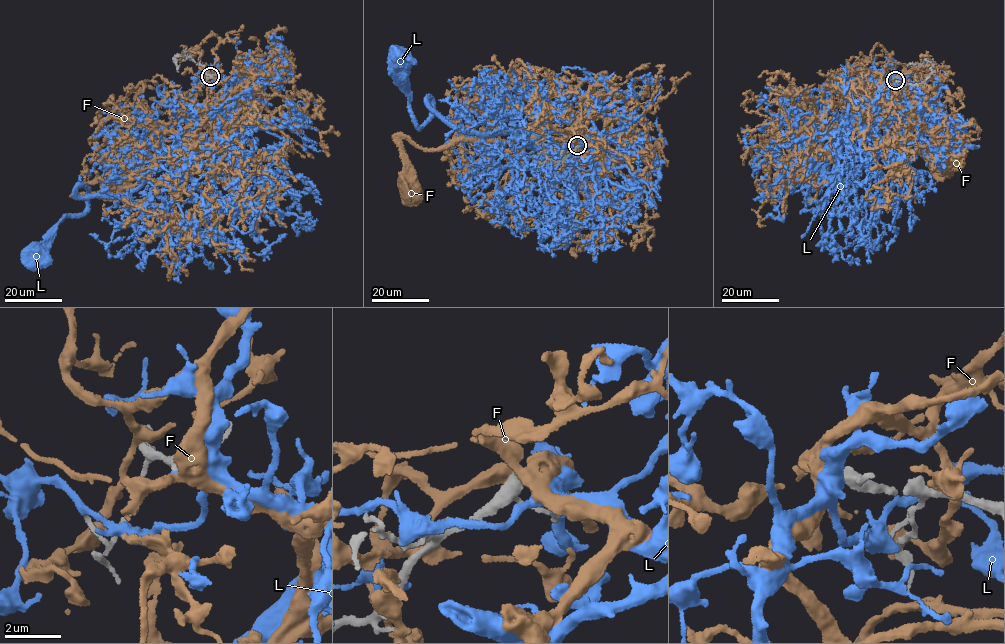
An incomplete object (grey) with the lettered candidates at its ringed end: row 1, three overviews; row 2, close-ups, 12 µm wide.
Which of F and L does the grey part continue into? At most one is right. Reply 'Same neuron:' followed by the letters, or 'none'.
Same neuron: none

